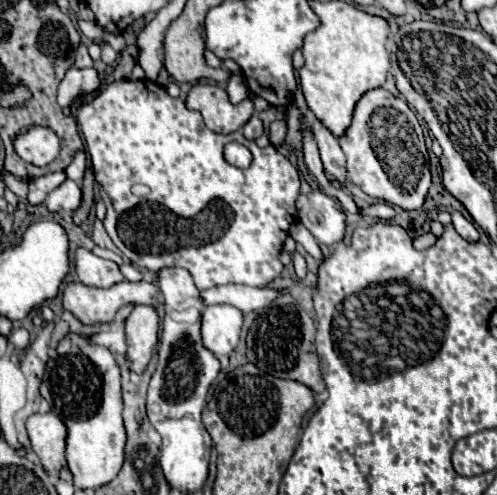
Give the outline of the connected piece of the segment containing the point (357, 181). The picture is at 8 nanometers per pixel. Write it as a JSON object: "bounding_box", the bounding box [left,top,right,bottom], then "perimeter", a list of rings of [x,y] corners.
{"bounding_box":[340,89,432,211],"perimeter":[[[386,89],[364,93],[354,109],[352,125],[342,135],[340,145],[348,159],[348,179],[366,195],[382,199],[388,205],[398,205],[404,211],[414,211],[424,205],[432,183],[428,151],[422,127],[402,97],[396,97]]]}

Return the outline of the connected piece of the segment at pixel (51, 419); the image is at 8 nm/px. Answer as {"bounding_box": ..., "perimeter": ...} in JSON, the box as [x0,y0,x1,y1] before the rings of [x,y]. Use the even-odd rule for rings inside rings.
{"bounding_box":[26,413,66,477],"perimeter":[[[54,413],[30,415],[26,421],[32,451],[38,455],[42,467],[52,477],[60,477],[66,469],[66,427]]]}

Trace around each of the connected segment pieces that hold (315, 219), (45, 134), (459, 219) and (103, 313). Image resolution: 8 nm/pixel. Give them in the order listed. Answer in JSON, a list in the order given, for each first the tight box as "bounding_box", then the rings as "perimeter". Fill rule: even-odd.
[{"bounding_box":[296,189,346,245],"perimeter":[[[320,189],[296,199],[298,221],[316,237],[318,243],[334,245],[346,235],[346,215],[342,207]]]},{"bounding_box":[14,127,60,167],"perimeter":[[[26,127],[20,135],[16,135],[14,151],[26,163],[44,167],[58,156],[60,140],[50,127]]]},{"bounding_box":[452,211,478,243],"perimeter":[[[452,211],[452,225],[454,225],[454,229],[458,231],[458,235],[460,235],[462,239],[466,239],[466,241],[470,241],[470,243],[478,243],[478,231],[476,231],[476,227],[474,227],[470,221],[466,221],[466,219],[462,217],[462,213]]]},{"bounding_box":[62,281,156,325],"perimeter":[[[124,281],[124,283],[118,283],[110,289],[100,289],[100,287],[90,287],[90,285],[84,285],[84,283],[68,283],[66,289],[64,289],[64,295],[62,295],[62,301],[64,301],[64,309],[74,313],[82,323],[86,325],[94,325],[94,323],[108,323],[114,319],[116,311],[122,307],[122,305],[128,305],[128,303],[144,303],[144,305],[152,305],[154,303],[154,295],[156,295],[156,285],[148,283],[148,281],[140,281],[140,283],[130,283],[130,281]]]}]

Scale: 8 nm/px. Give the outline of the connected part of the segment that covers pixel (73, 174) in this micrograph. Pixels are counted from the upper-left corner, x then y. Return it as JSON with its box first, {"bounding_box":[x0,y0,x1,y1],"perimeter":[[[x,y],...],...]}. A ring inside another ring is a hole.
{"bounding_box":[66,151,86,185],"perimeter":[[[78,151],[74,155],[74,161],[66,167],[66,175],[72,179],[72,181],[78,181],[78,185],[82,185],[82,177],[84,177],[84,169],[86,169],[86,153],[84,151]]]}

